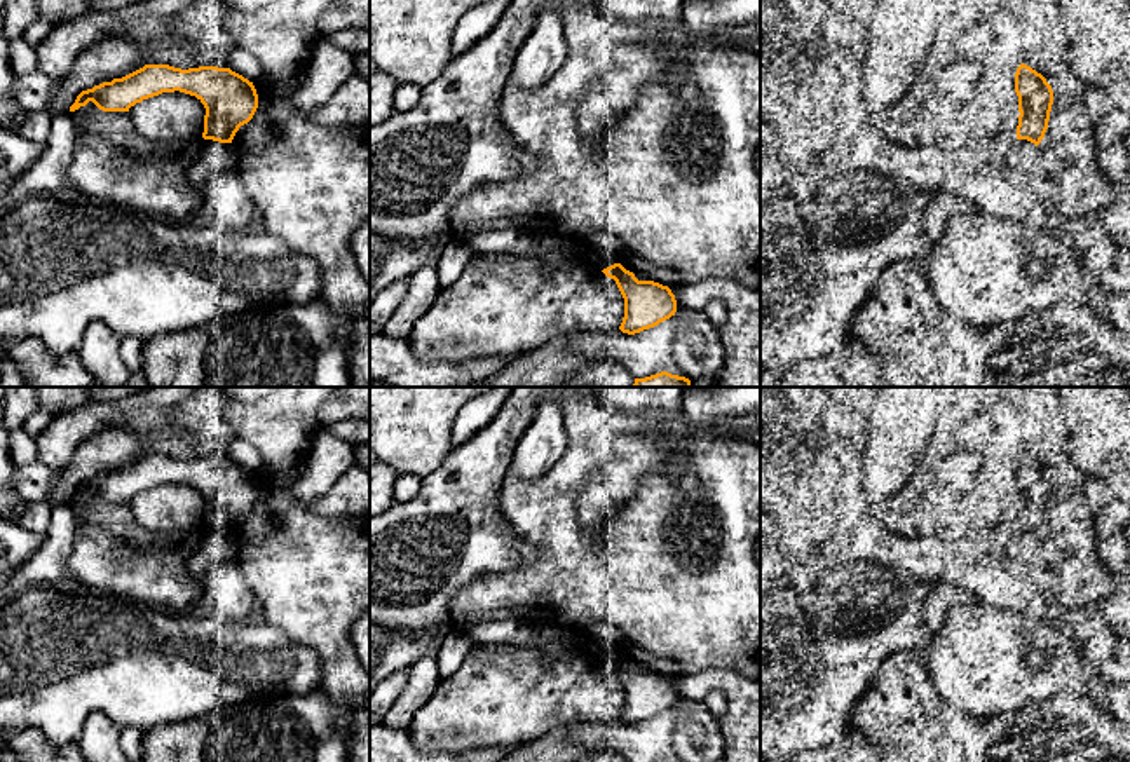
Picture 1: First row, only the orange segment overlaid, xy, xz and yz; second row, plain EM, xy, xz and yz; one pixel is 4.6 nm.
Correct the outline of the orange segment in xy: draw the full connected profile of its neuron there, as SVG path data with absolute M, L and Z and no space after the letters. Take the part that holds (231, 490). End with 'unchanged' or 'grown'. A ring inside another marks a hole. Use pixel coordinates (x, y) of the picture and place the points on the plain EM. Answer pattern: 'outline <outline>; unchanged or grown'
outline M145 455L122 469L82 481L70 502L85 497L89 492L103 502L129 502L143 490L174 481L195 486L204 495L202 528L220 534L232 534L239 518L248 514L258 499L253 473L230 459L181 460L169 455Z; unchanged

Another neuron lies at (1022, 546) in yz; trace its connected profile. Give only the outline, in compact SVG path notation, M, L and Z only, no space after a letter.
M1017 530L1008 544L1013 560L1024 563L1036 561L1038 537L1027 530Z

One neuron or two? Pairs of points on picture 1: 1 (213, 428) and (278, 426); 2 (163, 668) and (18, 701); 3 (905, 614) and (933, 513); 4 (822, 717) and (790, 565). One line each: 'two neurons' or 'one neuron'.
1: two neurons
2: one neuron
3: two neurons
4: one neuron

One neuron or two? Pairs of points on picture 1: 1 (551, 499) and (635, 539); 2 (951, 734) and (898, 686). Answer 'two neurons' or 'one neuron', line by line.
1: one neuron
2: one neuron

